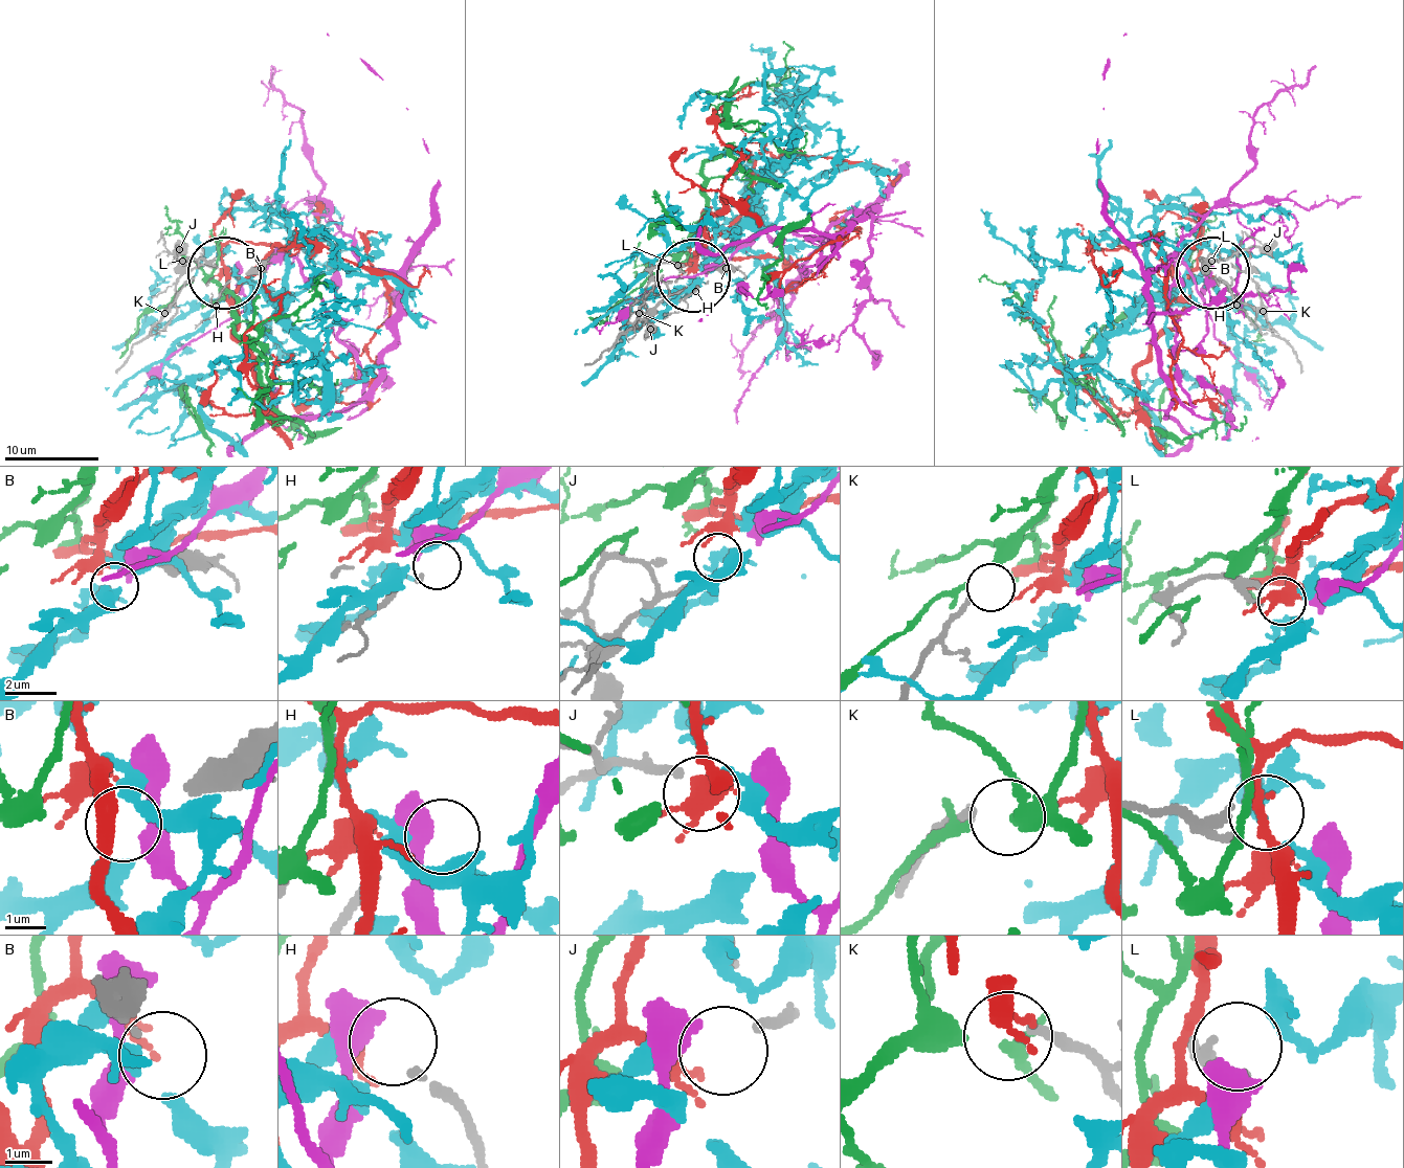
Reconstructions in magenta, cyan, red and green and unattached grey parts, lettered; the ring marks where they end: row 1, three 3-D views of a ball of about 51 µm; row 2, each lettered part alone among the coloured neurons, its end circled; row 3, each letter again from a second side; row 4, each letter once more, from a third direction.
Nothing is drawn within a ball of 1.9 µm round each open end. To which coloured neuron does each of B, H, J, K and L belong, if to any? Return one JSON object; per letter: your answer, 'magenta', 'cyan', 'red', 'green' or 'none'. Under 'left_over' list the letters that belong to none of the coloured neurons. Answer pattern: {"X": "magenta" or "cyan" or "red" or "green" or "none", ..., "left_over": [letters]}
{"B": "none", "H": "none", "J": "red", "K": "green", "L": "cyan", "left_over": ["B", "H"]}

